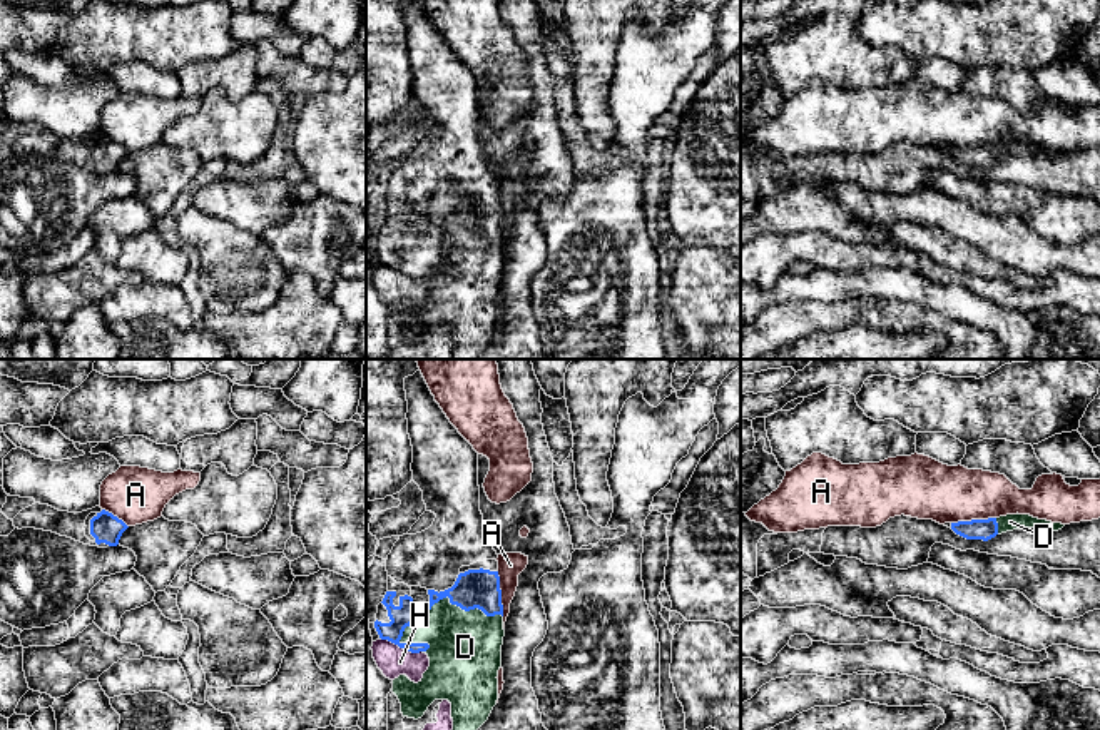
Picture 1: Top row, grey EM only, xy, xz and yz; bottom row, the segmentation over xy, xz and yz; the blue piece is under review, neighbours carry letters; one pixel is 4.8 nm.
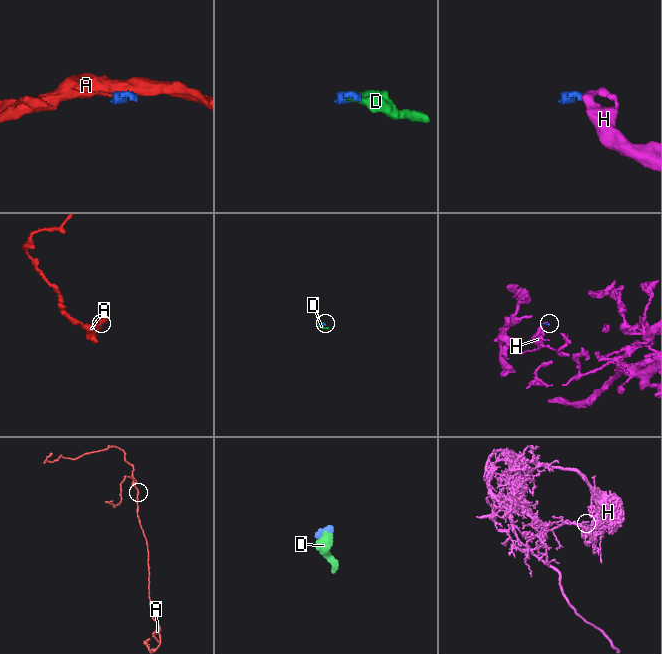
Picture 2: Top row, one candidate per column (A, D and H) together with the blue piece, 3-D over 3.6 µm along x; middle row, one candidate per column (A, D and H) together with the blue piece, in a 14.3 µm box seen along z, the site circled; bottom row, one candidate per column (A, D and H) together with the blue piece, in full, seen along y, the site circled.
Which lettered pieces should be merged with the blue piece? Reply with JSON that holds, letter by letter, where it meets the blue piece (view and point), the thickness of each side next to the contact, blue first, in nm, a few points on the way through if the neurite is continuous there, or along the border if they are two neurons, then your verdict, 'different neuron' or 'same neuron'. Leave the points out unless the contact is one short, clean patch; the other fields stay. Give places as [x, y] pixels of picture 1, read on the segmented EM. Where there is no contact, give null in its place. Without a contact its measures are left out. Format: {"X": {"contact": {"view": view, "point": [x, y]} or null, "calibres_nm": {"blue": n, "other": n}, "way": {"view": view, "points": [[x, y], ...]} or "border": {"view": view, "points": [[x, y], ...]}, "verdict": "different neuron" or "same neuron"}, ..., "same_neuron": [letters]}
{"A": {"contact": {"view": "xz", "point": [500, 593]}, "calibres_nm": {"blue": 190, "other": 120}, "border": {"view": "xz", "points": [[497, 572], [504, 615]]}, "verdict": "different neuron"}, "D": {"contact": {"view": "xz", "point": [447, 595]}, "calibres_nm": {"blue": 190, "other": 320}, "verdict": "same neuron"}, "H": {"contact": {"view": "xz", "point": [402, 647]}, "calibres_nm": {"blue": 110, "other": 150}, "border": {"view": "xz", "points": [[380, 637], [407, 650], [422, 652]]}, "verdict": "different neuron"}, "same_neuron": ["D"]}

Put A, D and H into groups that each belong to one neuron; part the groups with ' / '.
A / D / H

